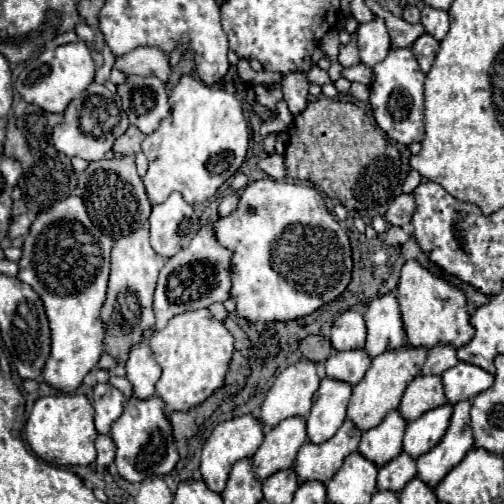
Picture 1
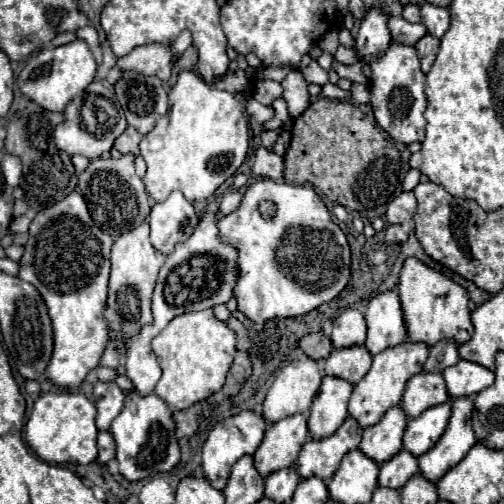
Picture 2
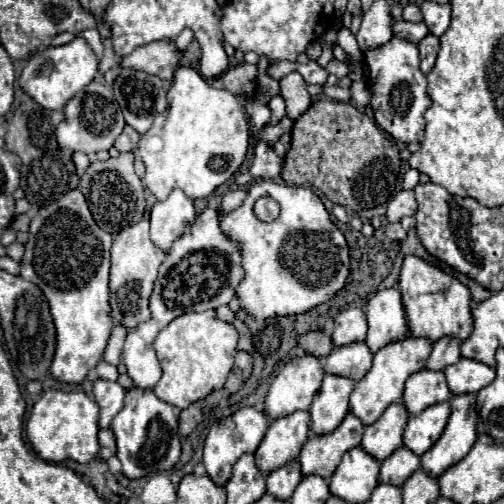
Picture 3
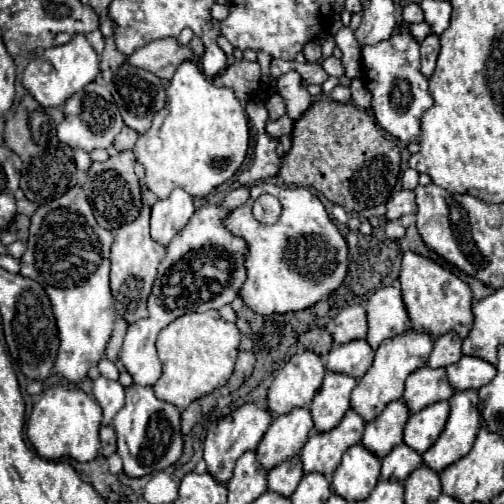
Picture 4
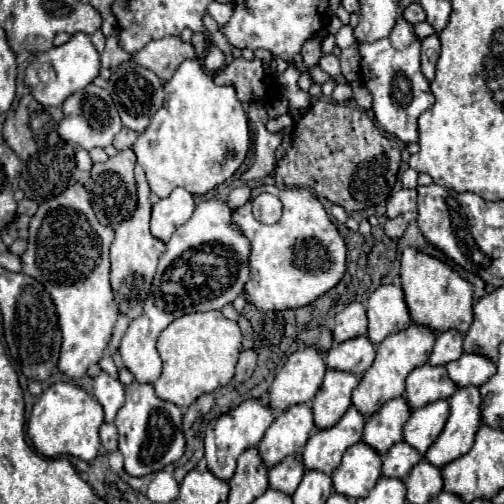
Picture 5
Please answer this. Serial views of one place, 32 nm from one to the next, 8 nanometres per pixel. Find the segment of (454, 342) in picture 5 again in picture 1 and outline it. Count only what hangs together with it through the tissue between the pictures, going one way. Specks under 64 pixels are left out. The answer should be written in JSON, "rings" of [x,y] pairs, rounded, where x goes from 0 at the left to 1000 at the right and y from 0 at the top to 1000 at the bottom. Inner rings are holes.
{"rings":[[[869,683],[849,694],[849,714],[837,730],[837,742],[877,742],[881,734],[909,722],[905,690],[893,683]]]}

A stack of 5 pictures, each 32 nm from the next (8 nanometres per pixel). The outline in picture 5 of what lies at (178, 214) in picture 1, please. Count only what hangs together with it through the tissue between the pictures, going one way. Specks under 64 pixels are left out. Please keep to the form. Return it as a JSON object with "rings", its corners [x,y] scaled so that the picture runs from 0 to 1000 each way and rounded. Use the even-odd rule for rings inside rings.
{"rings":[[[349,373],[333,393],[302,409],[298,456],[321,480],[333,480],[341,460],[377,437],[385,421],[385,389],[369,373]]]}

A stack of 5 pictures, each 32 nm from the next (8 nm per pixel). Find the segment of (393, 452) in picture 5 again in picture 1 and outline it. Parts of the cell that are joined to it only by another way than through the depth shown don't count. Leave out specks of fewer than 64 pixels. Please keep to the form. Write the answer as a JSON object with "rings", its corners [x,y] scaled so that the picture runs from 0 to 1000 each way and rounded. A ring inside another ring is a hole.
{"rings":[[[798,897],[770,921],[754,925],[750,937],[750,968],[778,968],[778,976],[794,976],[810,952],[825,944],[825,913]]]}

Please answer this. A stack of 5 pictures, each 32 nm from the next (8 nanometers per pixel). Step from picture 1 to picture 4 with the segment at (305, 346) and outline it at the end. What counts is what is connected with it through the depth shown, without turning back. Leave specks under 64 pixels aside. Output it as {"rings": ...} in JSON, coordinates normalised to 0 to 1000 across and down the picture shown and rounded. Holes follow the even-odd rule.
{"rings":[[[619,651],[619,655],[603,659],[603,663],[595,663],[591,679],[603,683],[607,690],[623,694],[635,706],[651,702],[655,690],[659,690],[659,667],[655,667],[655,659],[647,651]]]}

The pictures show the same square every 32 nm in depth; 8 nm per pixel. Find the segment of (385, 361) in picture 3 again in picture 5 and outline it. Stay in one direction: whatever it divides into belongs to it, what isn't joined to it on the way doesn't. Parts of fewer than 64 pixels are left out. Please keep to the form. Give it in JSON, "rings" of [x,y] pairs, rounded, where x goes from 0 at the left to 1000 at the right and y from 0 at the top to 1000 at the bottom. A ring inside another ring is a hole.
{"rings":[[[813,643],[810,651],[766,667],[746,690],[742,722],[722,738],[714,762],[698,778],[698,802],[706,802],[706,810],[714,810],[722,825],[734,825],[738,817],[746,817],[746,810],[754,810],[754,802],[762,802],[762,794],[774,794],[778,786],[798,786],[806,746],[825,726],[849,718],[861,675],[865,675],[865,659],[841,643]]]}

